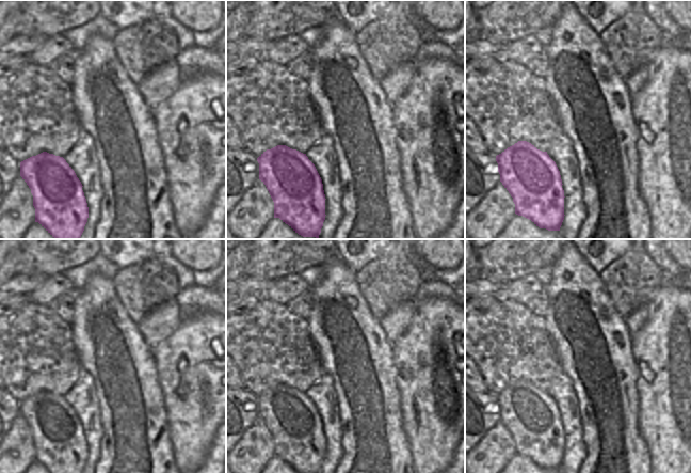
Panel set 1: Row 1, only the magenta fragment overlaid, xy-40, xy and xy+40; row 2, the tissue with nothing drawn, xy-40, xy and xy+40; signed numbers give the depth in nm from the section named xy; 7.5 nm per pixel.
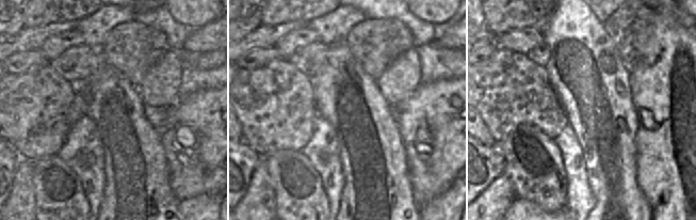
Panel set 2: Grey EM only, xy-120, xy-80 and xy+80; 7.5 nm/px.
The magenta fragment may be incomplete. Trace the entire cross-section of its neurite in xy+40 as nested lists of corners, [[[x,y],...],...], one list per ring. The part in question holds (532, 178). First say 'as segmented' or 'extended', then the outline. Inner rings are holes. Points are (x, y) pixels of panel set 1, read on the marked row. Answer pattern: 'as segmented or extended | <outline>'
extended | [[[518,141],[496,156],[500,182],[513,198],[515,214],[531,220],[540,228],[560,231],[566,214],[566,199],[560,171],[553,159],[527,141]]]

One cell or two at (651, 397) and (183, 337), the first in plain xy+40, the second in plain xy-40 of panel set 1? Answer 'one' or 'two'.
one

